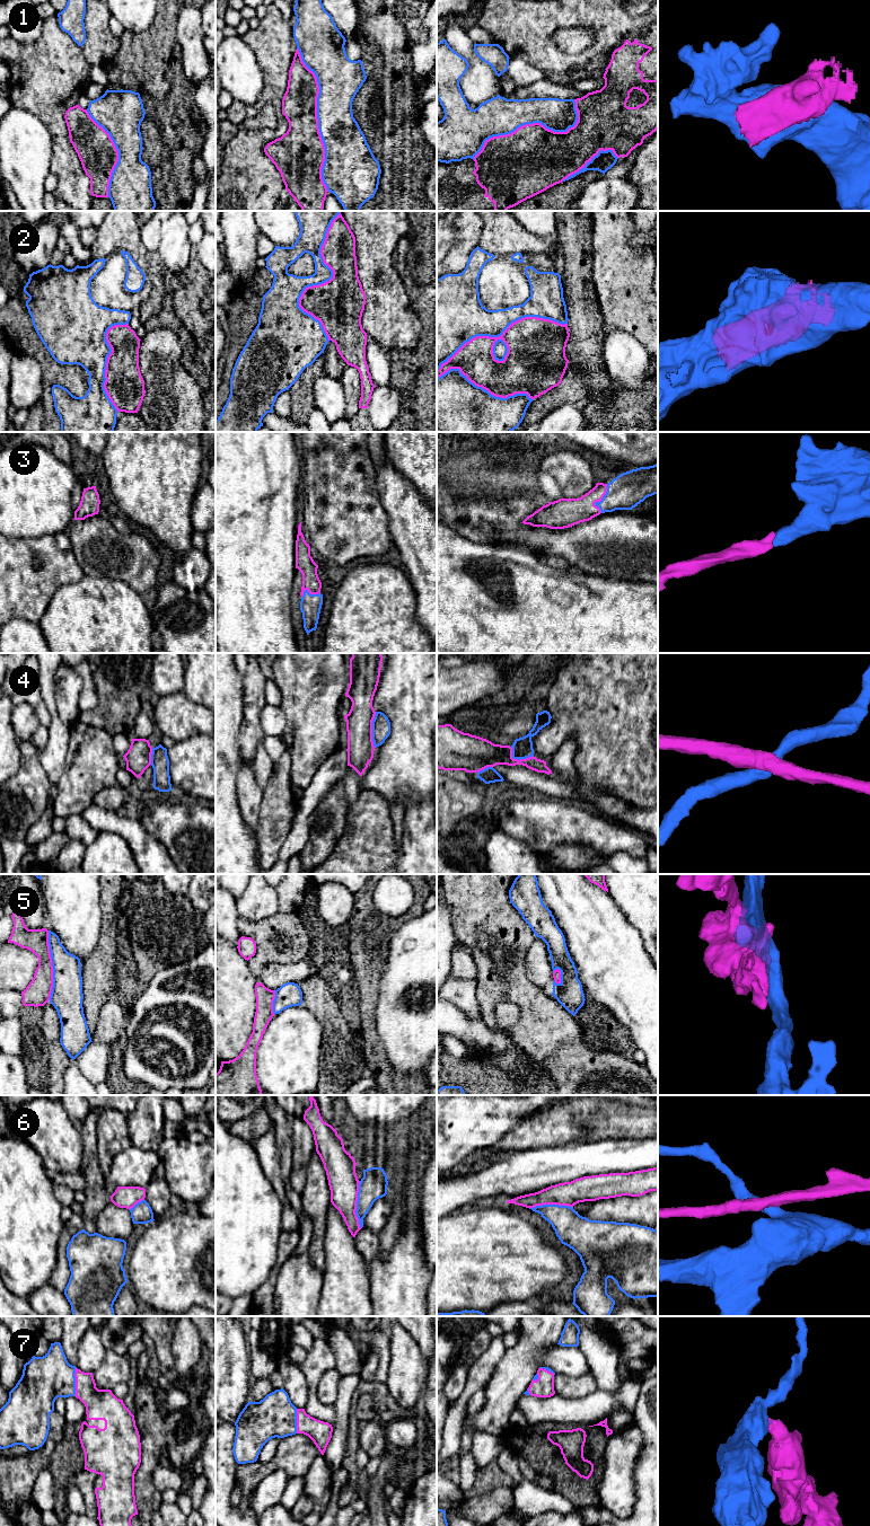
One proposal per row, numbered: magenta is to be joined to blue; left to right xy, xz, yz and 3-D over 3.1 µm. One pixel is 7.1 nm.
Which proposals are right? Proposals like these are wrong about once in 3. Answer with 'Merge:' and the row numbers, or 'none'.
Merge: 3, 7

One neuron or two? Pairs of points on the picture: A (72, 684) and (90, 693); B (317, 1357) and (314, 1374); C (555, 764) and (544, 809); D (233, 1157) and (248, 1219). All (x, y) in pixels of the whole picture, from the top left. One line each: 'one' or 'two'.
A: two
B: one
C: two
D: one

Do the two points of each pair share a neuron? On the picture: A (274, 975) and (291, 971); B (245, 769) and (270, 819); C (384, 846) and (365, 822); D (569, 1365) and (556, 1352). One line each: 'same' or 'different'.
A: same
B: different
C: same
D: same

